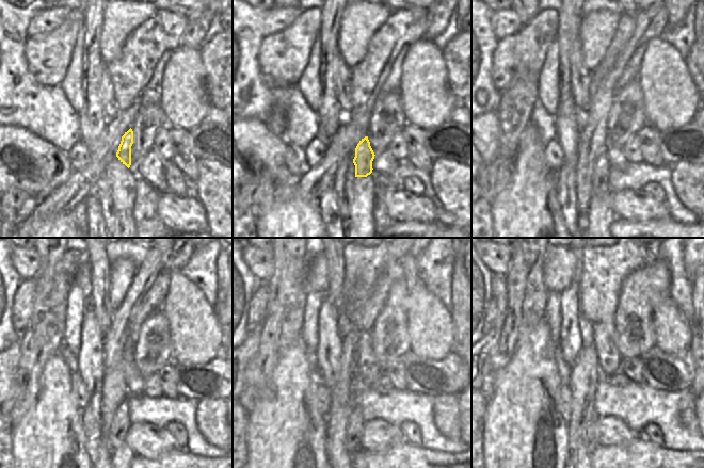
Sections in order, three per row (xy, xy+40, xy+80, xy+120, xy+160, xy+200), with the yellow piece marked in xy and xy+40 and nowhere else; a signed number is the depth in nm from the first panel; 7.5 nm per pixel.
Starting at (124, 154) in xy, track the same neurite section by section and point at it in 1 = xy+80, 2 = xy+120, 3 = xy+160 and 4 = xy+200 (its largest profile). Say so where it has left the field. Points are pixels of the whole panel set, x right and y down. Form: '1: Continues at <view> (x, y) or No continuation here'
1: Continues at xy+80 (601, 175)
2: Continues at xy+120 (121, 423)
3: Continues at xy+160 (356, 421)
4: Continues at xy+200 (590, 437)

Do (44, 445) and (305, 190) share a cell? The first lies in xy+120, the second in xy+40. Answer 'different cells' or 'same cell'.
different cells

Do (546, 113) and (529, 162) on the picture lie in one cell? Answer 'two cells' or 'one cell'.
two cells

